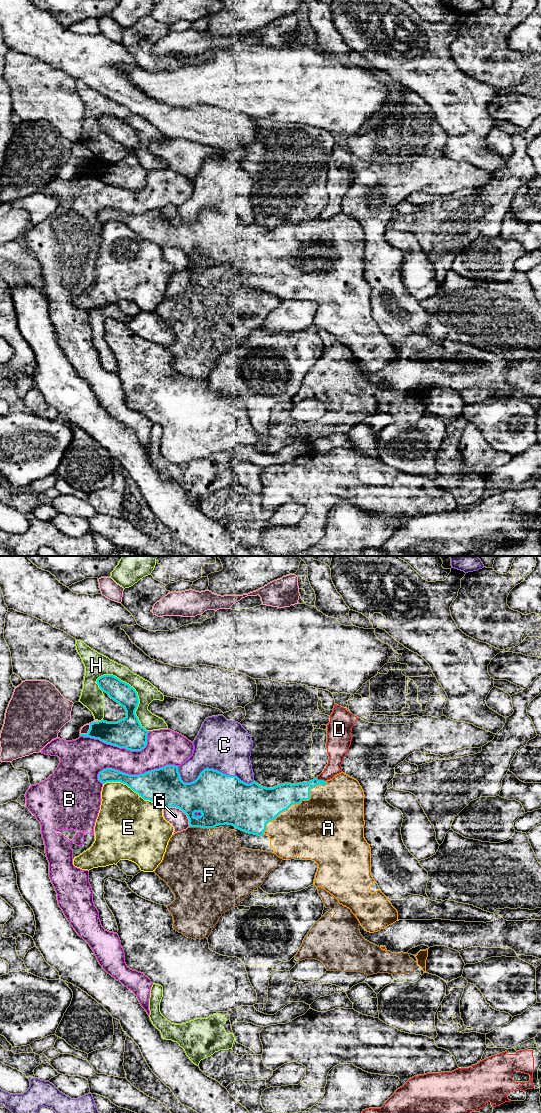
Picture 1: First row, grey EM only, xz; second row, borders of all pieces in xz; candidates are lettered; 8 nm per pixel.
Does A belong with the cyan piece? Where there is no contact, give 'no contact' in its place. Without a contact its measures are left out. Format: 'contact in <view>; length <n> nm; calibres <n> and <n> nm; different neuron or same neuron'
contact in xz; length 650 nm; calibres 280 and 480 nm; same neuron

